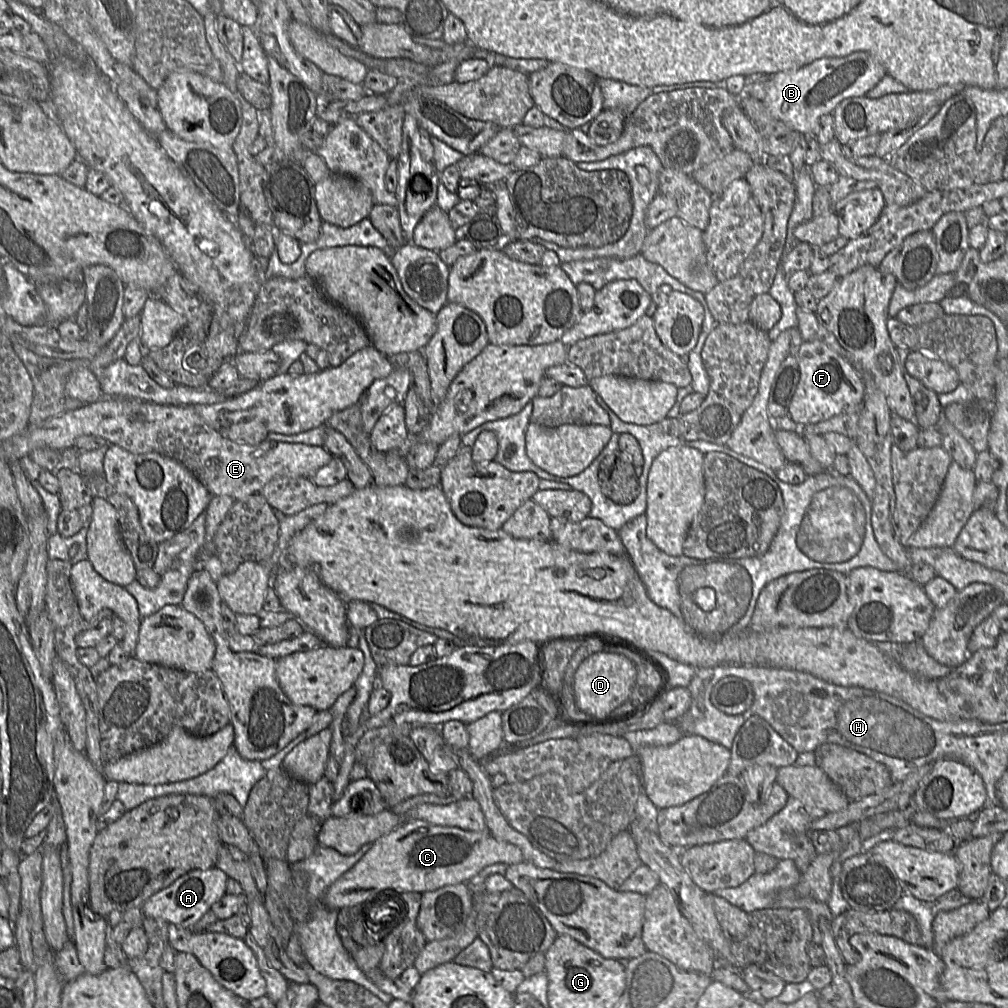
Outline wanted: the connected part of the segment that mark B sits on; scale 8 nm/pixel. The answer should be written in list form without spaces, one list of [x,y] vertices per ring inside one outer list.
[[[867,52],[845,57],[817,59],[797,70],[770,75],[762,100],[769,113],[788,127],[806,136],[817,136],[822,115],[833,113],[844,99],[864,96],[886,75],[884,66]]]

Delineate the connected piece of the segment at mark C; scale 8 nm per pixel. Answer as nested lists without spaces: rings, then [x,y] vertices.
[[[424,820],[405,821],[376,840],[362,858],[323,895],[329,909],[339,911],[358,904],[388,899],[388,894],[417,892],[424,894],[445,886],[468,883],[487,866],[523,861],[521,850],[497,840],[490,832],[465,831],[457,827],[433,825]]]

